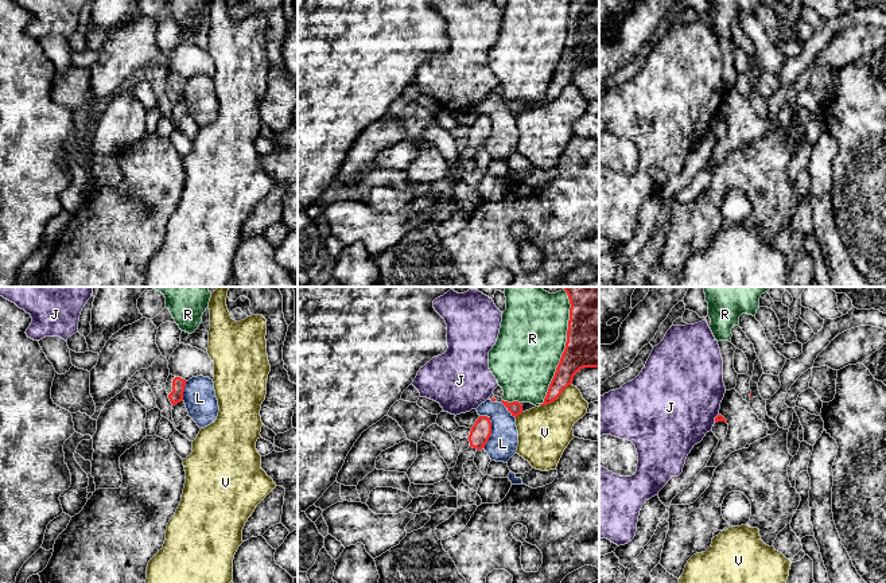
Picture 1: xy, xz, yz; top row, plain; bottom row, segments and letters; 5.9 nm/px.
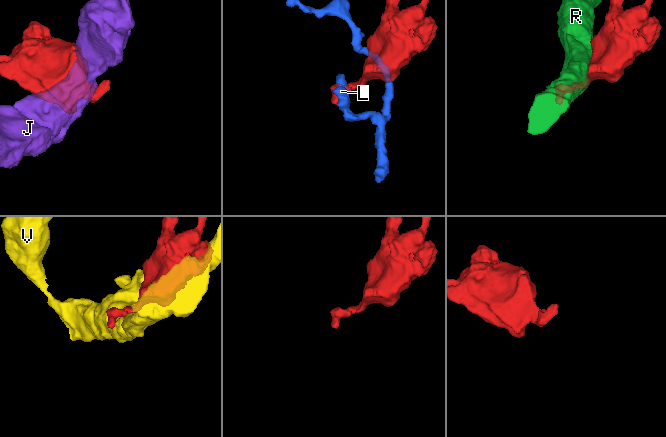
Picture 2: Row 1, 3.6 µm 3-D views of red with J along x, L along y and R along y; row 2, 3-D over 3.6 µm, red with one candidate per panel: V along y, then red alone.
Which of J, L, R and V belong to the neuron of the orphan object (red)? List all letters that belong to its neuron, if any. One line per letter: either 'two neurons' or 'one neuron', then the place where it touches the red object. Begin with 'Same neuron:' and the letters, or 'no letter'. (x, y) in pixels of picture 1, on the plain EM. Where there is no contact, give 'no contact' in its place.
Same neuron: no letter
J: two neurons | yz (715, 116)
L: two neurons | xz (490, 128)
R: two neurons | xz (563, 51)
V: two neurons | xz (555, 97)

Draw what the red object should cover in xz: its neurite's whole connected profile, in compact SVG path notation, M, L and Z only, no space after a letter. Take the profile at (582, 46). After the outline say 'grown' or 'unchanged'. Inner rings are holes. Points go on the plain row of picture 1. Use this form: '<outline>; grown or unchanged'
M570 0L566 47L544 101L551 102L584 66L599 66L599 0Z; unchanged

